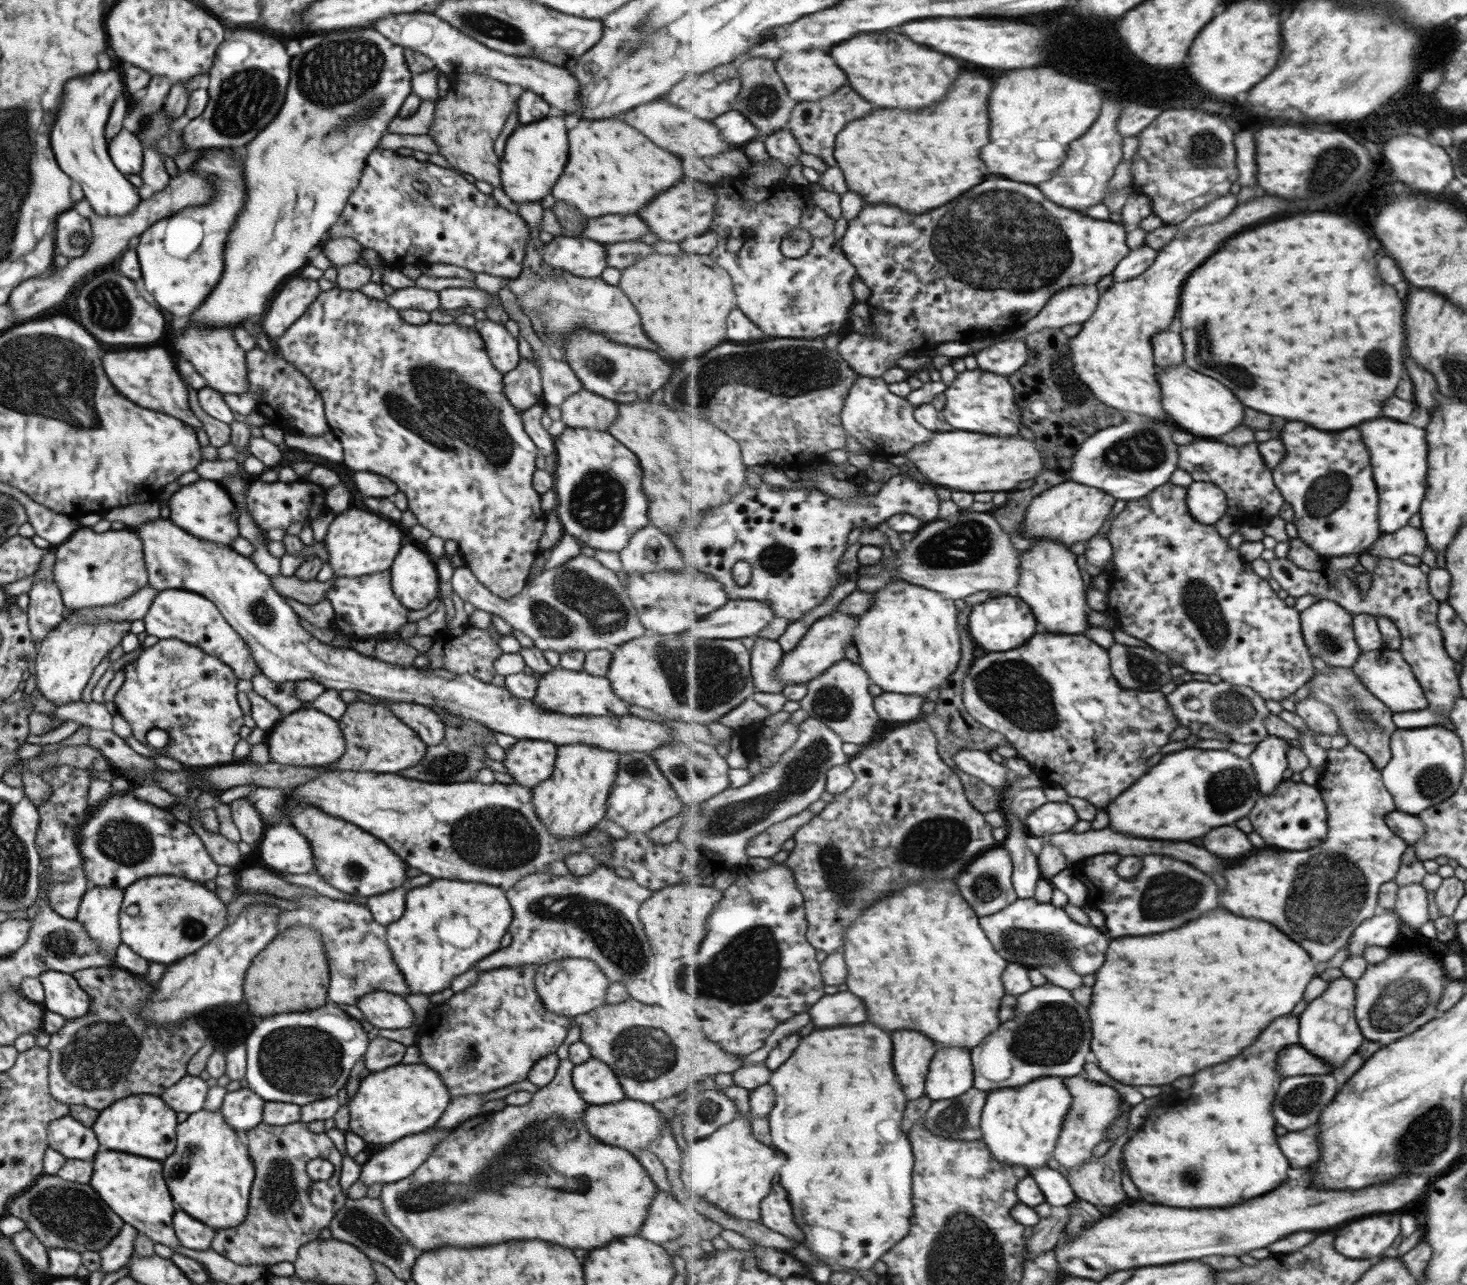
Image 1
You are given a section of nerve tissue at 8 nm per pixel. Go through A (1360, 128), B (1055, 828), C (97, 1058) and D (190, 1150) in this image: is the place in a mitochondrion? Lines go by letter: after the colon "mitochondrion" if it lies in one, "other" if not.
A: other
B: other
C: mitochondrion
D: other

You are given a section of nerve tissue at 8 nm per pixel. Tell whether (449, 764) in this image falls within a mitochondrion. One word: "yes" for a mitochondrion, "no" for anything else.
yes

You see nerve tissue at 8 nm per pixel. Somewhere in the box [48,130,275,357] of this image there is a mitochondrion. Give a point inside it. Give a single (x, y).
(73, 238)

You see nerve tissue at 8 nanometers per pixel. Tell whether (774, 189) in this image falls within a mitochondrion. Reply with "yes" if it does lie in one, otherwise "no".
no

